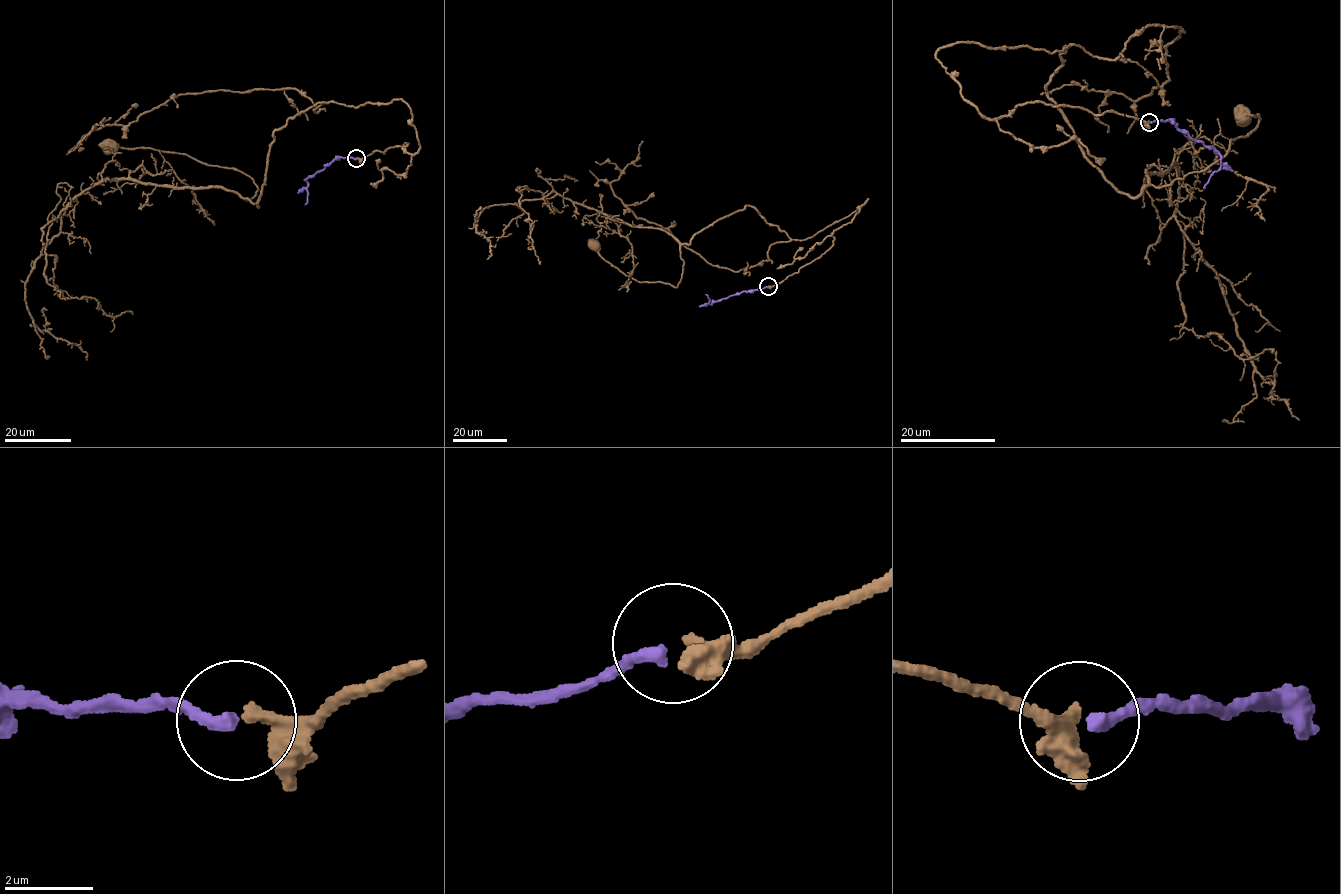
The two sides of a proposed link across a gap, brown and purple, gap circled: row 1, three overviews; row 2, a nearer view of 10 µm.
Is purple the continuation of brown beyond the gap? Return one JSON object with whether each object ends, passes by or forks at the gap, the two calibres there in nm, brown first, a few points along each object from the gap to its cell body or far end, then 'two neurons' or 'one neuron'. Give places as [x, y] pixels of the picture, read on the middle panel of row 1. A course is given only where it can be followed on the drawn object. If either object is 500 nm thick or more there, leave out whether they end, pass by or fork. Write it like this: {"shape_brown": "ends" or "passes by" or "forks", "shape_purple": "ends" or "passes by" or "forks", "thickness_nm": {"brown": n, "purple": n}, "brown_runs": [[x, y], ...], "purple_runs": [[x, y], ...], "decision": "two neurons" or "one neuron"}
{"shape_brown": "ends", "shape_purple": "ends", "thickness_nm": {"brown": 280, "purple": 320}, "brown_runs": [[768, 286], [819, 258], [868, 199], [802, 240], [748, 205], [679, 245], [673, 287], [625, 275], [595, 245]], "purple_runs": [[767, 286], [708, 304], [705, 294]], "decision": "one neuron"}

